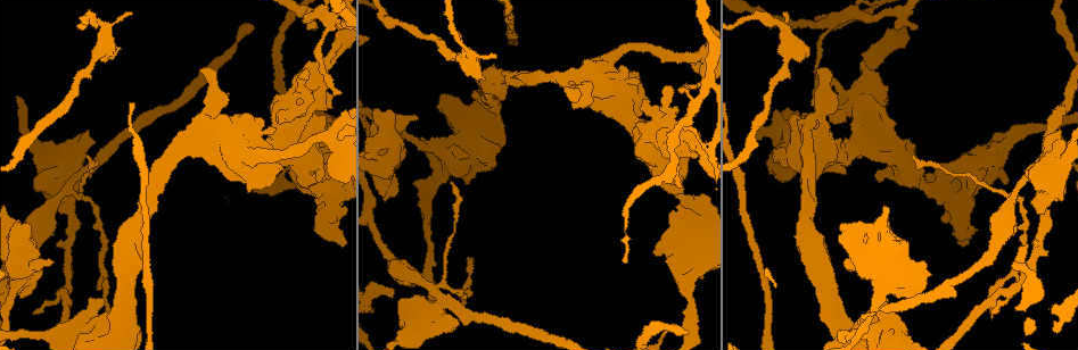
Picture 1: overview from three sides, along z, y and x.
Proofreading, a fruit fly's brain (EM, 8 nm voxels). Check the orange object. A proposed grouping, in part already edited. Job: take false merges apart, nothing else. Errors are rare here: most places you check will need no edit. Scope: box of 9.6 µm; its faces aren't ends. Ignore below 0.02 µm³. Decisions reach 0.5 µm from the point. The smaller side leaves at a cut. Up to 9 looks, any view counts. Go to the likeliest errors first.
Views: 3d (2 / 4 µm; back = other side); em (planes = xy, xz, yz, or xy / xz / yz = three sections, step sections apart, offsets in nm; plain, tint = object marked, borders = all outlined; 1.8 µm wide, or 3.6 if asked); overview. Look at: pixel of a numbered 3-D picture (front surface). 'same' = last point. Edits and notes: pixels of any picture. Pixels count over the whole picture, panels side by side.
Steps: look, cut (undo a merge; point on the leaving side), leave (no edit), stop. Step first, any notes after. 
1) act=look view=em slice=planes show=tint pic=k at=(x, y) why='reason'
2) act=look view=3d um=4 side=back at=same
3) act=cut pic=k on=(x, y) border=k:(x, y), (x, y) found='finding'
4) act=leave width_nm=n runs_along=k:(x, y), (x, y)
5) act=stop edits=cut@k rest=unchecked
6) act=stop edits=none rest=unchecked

act=look view=em um=3.6 slice=xz step=4 show=tint pic=1 at=(384, 170) why='sharp bend'

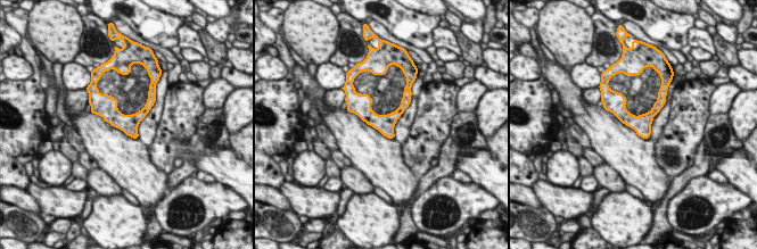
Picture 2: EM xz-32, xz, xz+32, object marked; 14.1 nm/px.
act=look view=em um=3.6 slice=planes show=tint at=same why='cut it another way'

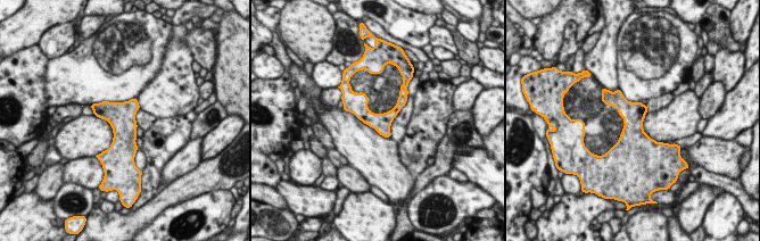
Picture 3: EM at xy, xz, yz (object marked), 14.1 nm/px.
act=leave runs_along=3:(357, 98), (358, 106), (387, 134) found='all the same cell'

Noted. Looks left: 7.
act=look view=em um=3.6 slice=xy step=8 show=tint pic=1 at=(227, 131) why='sudden change in width'

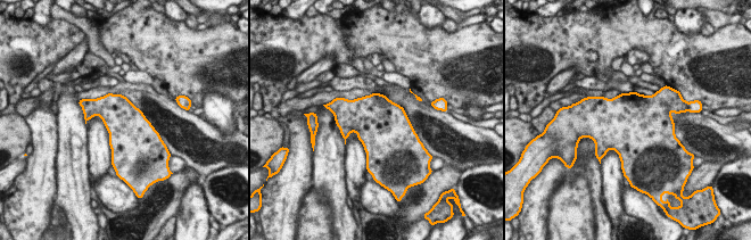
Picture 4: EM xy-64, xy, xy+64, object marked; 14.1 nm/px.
act=leave width_nm=550 found='one cell here'

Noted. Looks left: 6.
act=look view=em slice=planes show=plain pic=1 at=(334, 140) why='arms run side by side'

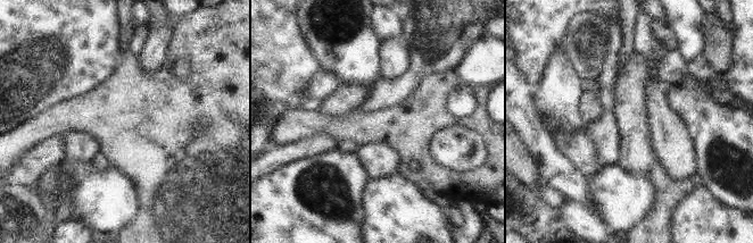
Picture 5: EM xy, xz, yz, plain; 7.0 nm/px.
act=look view=em slice=planes show=tint at=same why='where the object lies'

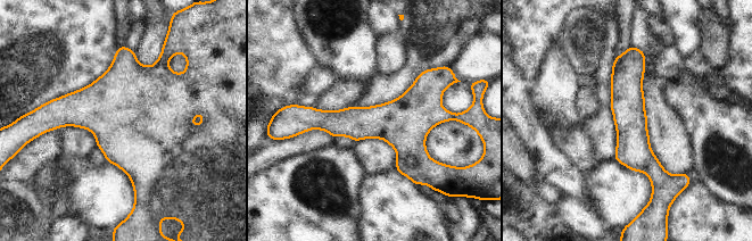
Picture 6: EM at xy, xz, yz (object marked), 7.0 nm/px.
act=leave width_nm=240 runs_along=6:(306, 115), (328, 121), (443, 118) found='all the same cell'

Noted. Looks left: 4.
act=look view=3d um=2 pic=1 at=(850, 10) why='thick turns thin'

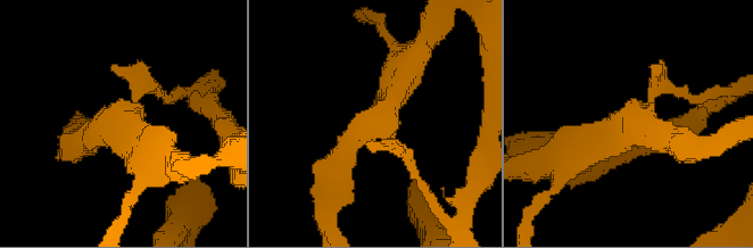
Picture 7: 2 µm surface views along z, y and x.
act=look view=em slice=planes show=tint pic=7 at=(368, 123) why='need the tissue'

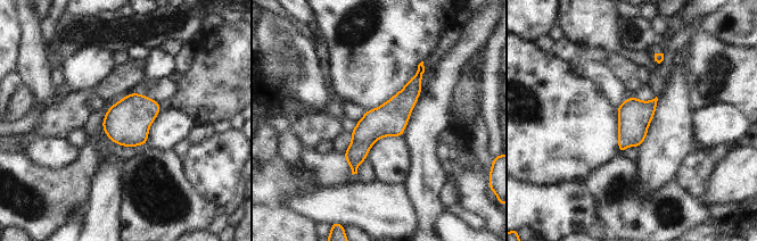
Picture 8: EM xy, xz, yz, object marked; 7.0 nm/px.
act=leave width_nm=240 runs_along=8:(420, 68), (361, 142), (354, 171) found='all the same cell'

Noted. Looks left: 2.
act=stop edits=none rest=unchecked

